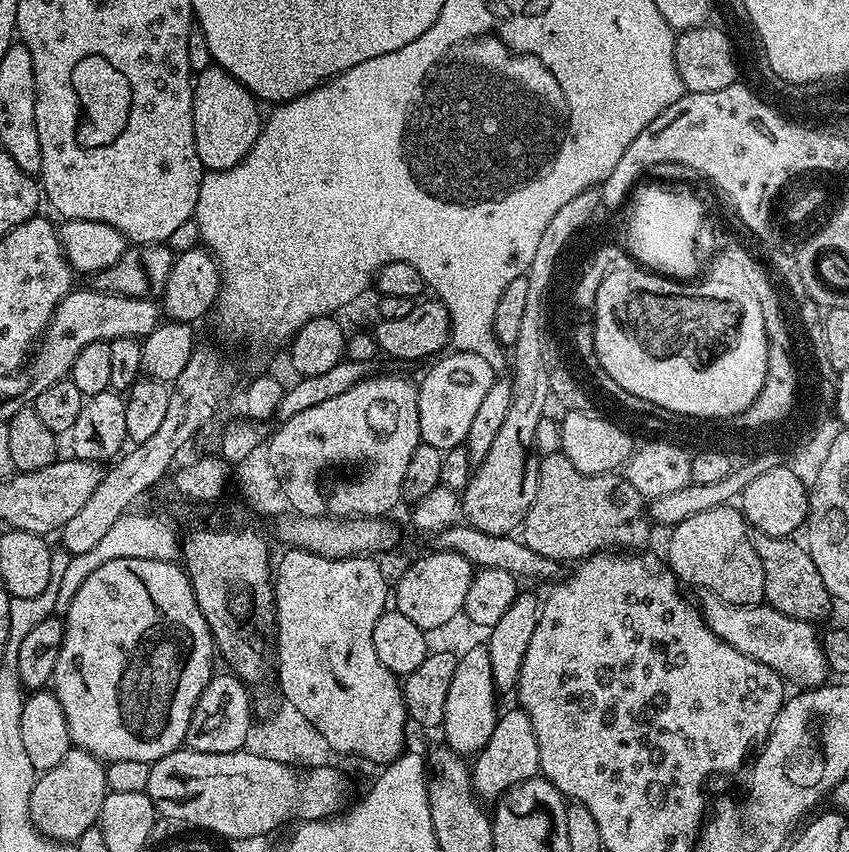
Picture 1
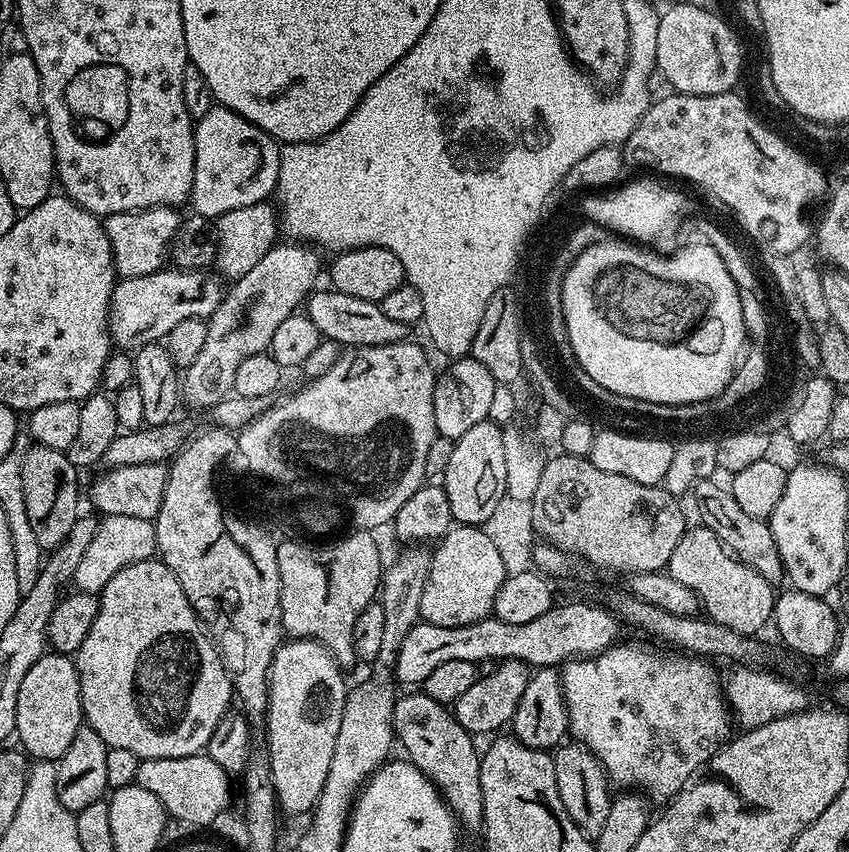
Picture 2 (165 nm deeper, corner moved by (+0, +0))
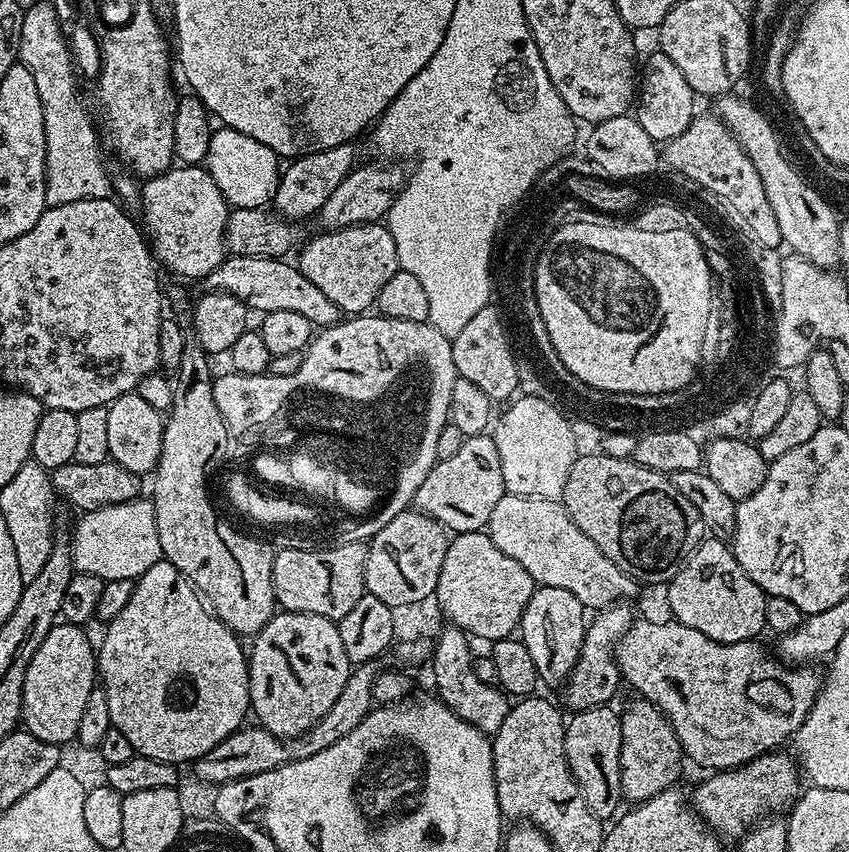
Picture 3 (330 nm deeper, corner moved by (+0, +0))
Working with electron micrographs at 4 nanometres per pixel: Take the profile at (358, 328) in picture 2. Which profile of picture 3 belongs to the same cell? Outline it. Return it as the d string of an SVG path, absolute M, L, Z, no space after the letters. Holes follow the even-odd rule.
M225 255L224 261L209 274L206 284L211 291L225 292L238 298L253 313L263 314L274 310L290 310L293 314L302 314L306 322L317 329L328 328L340 323L342 313L306 274L300 272L295 263L287 264L284 258L258 258L257 256Z

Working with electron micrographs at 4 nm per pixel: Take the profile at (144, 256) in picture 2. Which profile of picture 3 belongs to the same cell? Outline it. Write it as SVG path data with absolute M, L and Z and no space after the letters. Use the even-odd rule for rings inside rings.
M194 164L173 166L162 174L149 176L143 181L140 190L139 211L144 211L142 228L151 247L152 255L158 261L161 269L169 268L188 280L203 281L215 270L226 255L224 247L224 223L228 217L230 206L222 198L218 186L210 178L208 169Z

